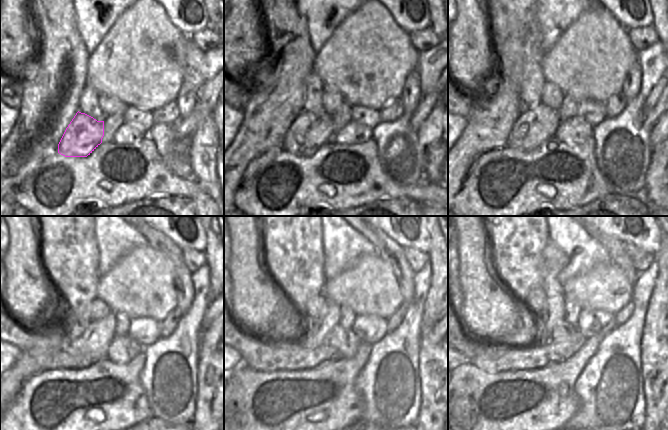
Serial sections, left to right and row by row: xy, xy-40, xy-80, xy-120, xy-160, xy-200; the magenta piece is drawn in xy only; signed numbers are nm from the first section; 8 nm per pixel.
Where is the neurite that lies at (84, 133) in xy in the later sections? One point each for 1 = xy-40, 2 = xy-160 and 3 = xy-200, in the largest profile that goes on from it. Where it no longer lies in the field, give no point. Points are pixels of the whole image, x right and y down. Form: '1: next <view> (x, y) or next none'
1: next xy-40 (308, 132)
2: next xy-160 (317, 334)
3: next xy-200 (554, 259)

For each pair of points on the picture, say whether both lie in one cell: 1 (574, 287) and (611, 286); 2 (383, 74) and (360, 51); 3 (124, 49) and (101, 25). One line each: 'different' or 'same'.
1: same
2: same
3: different

